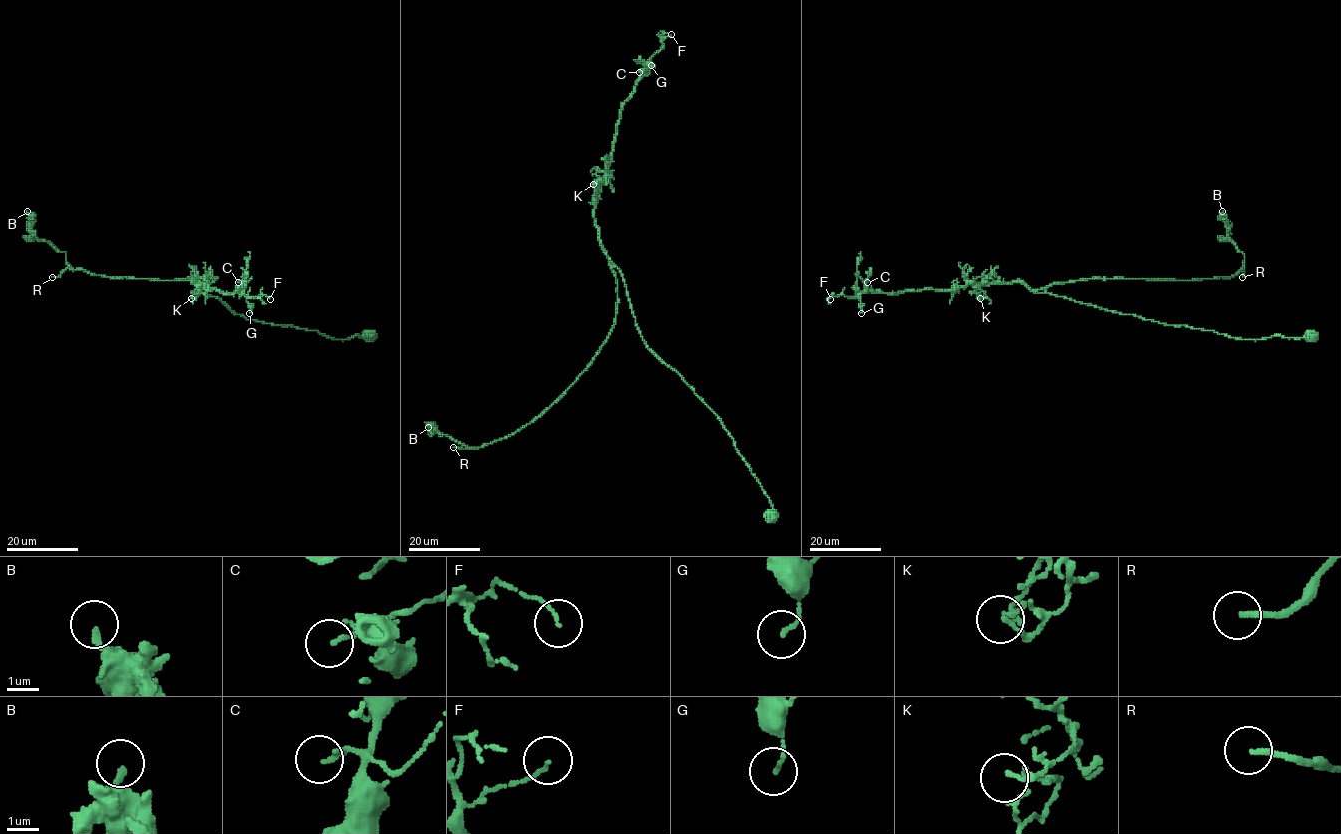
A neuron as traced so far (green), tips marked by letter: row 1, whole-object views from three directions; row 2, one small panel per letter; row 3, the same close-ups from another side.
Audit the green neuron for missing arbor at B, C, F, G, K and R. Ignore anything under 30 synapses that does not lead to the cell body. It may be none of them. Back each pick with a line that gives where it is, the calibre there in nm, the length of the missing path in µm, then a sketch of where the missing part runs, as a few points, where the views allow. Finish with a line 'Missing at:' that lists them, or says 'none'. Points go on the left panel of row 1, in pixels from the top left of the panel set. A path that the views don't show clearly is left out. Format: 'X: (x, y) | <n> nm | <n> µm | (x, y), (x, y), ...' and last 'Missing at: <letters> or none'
R: (52, 277) | 180 nm | 20 µm | (52, 277), (46, 280), (22, 260), (22, 252), (14, 238)
Missing at: R

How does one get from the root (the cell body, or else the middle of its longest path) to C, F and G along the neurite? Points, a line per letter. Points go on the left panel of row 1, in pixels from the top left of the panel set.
C: (368, 336), (339, 340), (247, 319), (192, 283), (236, 292), (242, 285), (238, 282)
F: (368, 336), (339, 340), (247, 319), (192, 283), (270, 299)
G: (368, 336), (339, 340), (247, 319), (192, 283), (221, 292), (242, 291), (249, 313)

